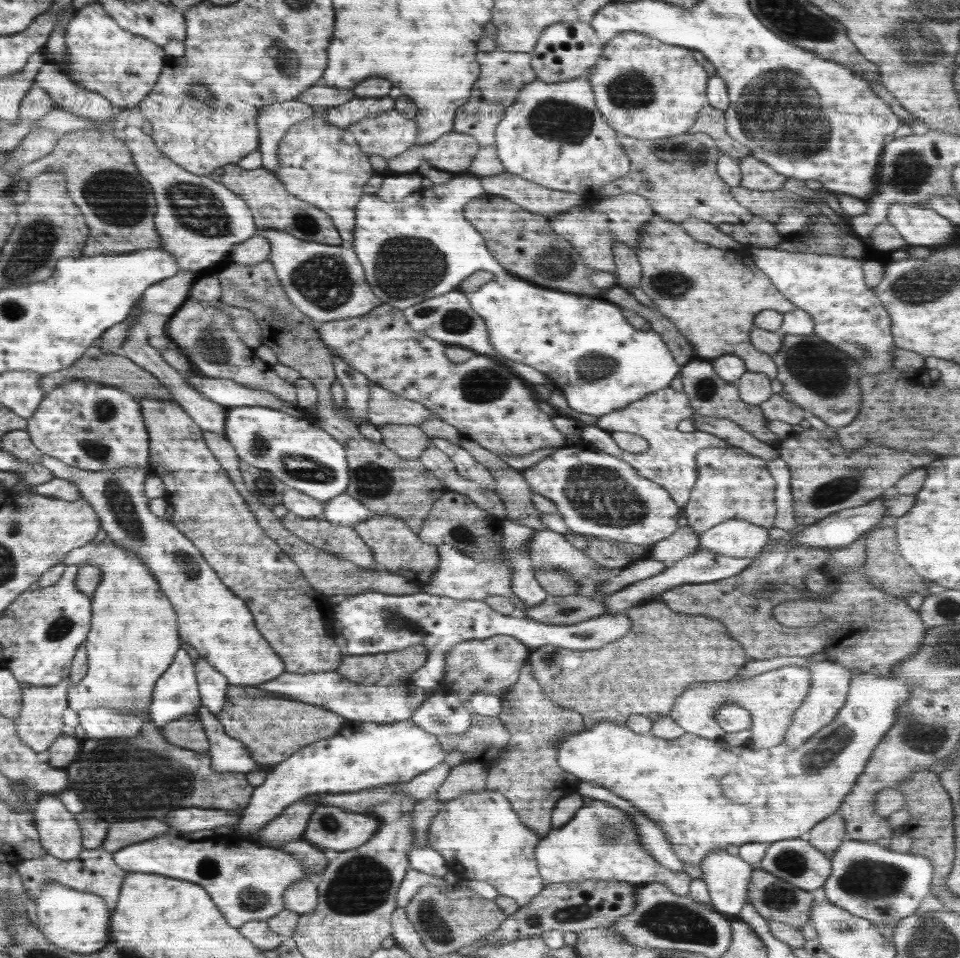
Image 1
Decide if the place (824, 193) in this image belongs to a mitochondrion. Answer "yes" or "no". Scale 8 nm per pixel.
no

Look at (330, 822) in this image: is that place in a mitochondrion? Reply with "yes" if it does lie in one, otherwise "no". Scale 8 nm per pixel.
yes

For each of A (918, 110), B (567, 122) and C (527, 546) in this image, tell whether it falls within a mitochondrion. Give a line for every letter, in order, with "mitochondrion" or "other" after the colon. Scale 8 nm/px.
A: other
B: mitochondrion
C: other

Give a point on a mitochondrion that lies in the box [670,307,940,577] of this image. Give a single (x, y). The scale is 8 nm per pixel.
(816, 366)

